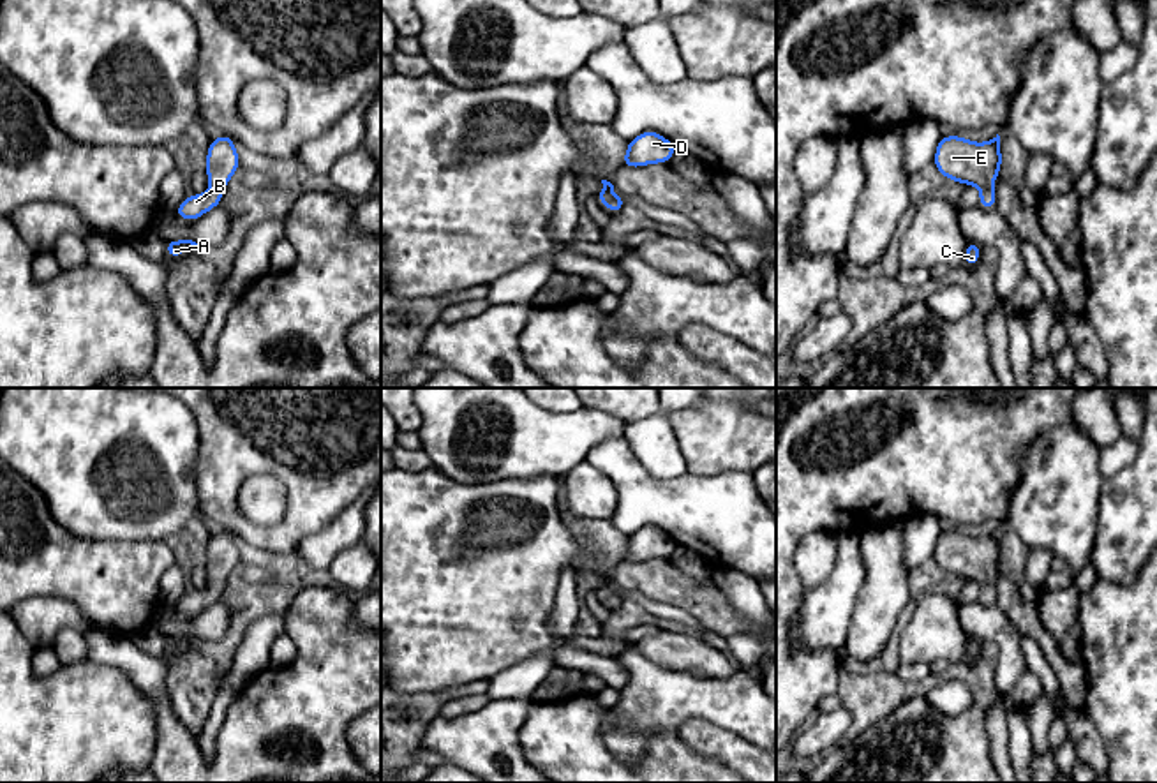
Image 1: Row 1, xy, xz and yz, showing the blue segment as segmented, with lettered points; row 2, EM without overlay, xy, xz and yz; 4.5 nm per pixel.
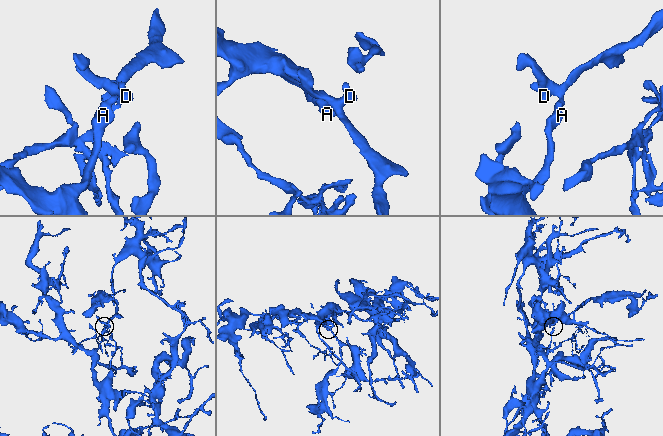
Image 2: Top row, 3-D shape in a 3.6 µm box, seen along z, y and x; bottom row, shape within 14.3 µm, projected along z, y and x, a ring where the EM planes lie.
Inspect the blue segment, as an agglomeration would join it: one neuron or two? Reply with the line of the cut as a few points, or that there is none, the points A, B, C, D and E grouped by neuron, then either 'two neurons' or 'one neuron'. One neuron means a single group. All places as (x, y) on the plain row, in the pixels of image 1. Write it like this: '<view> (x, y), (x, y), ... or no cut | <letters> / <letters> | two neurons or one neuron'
no cut | A B C D E | one neuron

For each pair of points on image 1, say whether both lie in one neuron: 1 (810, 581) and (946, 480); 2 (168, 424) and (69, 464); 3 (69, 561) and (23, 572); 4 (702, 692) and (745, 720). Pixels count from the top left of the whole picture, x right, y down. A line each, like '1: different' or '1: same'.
1: different
2: same
3: same
4: same

